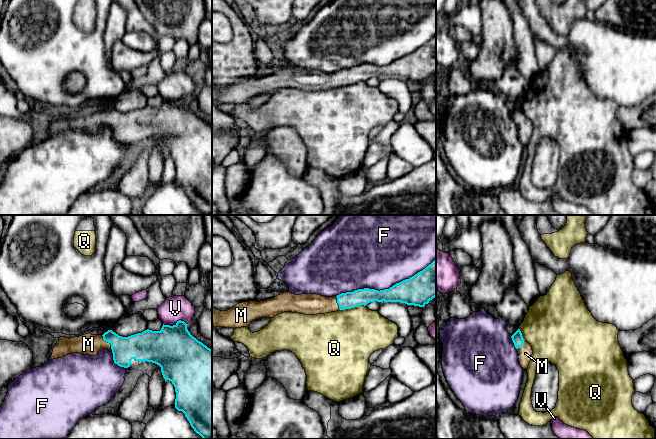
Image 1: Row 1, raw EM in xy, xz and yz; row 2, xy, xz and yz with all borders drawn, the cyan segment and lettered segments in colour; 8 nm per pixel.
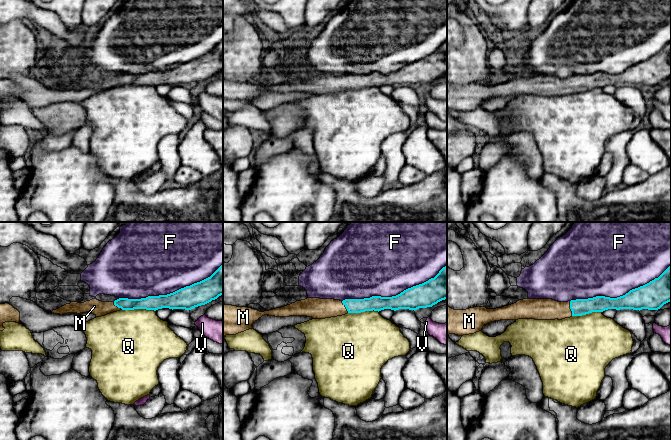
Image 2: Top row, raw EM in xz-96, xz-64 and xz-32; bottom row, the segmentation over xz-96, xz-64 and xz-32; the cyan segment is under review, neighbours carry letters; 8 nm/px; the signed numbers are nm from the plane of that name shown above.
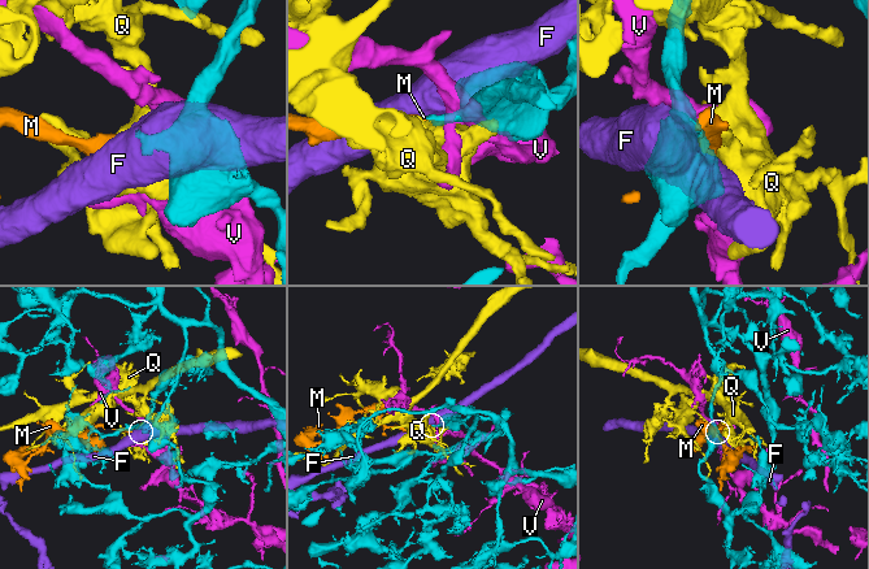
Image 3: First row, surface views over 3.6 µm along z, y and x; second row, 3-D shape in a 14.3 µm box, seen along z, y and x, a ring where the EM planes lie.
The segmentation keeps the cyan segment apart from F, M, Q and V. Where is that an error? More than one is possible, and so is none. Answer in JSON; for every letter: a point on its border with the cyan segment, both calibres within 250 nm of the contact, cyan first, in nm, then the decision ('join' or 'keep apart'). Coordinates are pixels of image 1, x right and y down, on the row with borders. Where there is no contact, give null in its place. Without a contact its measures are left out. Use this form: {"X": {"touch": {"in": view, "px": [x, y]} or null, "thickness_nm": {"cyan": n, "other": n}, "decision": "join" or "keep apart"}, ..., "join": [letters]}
{"F": {"touch": {"in": "xz", "px": [385, 289]}, "thickness_nm": {"cyan": 240, "other": 480}, "decision": "keep apart"}, "M": {"touch": {"in": "xy", "px": [108, 342]}, "thickness_nm": {"cyan": 200, "other": 170}, "decision": "join"}, "Q": {"touch": {"in": "xz", "px": [352, 307]}, "thickness_nm": {"cyan": 140, "other": 460}, "decision": "keep apart"}, "V": {"touch": {"in": "xy", "px": [176, 323]}, "thickness_nm": {"cyan": 360, "other": 200}, "decision": "keep apart"}, "join": ["M"]}

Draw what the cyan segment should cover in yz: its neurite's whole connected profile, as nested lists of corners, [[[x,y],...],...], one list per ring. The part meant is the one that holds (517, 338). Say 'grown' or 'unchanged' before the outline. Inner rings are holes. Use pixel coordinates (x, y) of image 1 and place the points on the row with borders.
grown | [[[518,329],[511,338],[520,356],[519,363],[521,367],[527,369],[533,354],[531,345],[523,338],[520,329]]]

